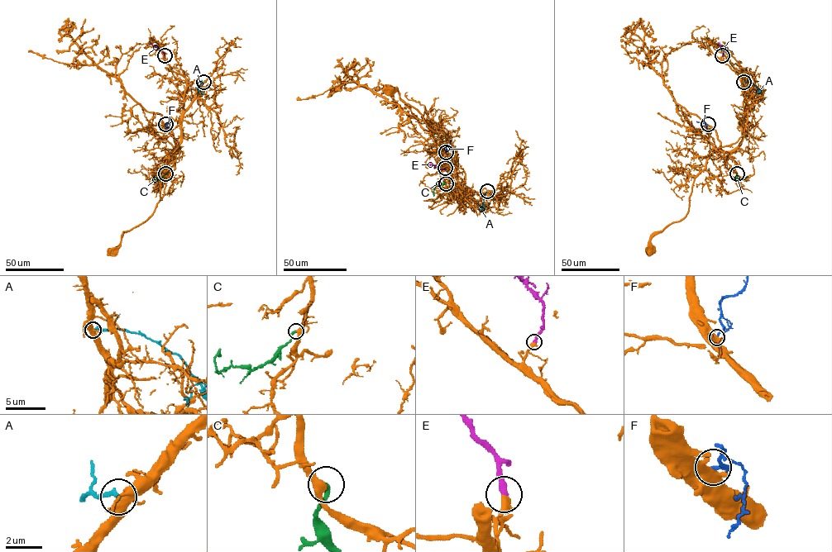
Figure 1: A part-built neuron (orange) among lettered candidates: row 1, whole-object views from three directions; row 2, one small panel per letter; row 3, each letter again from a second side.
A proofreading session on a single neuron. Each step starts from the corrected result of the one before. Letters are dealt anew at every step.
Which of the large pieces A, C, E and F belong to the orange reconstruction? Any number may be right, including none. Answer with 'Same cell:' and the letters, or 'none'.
Same cell: C, E

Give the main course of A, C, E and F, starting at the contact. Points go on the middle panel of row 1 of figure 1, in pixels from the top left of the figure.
A: (487, 191), (480, 207), (485, 206)
C: (446, 183), (437, 183), (433, 196)
E: (445, 168), (441, 169), (429, 164)
F: (446, 152), (450, 140)

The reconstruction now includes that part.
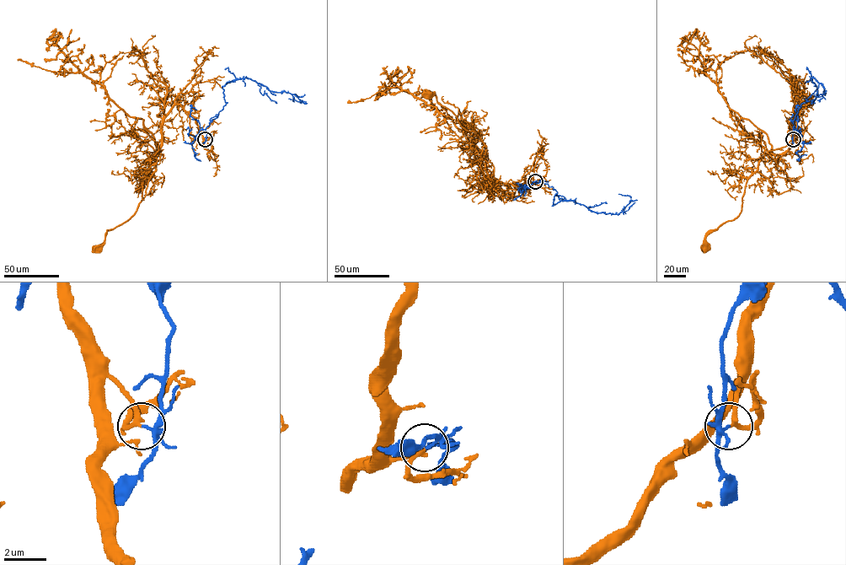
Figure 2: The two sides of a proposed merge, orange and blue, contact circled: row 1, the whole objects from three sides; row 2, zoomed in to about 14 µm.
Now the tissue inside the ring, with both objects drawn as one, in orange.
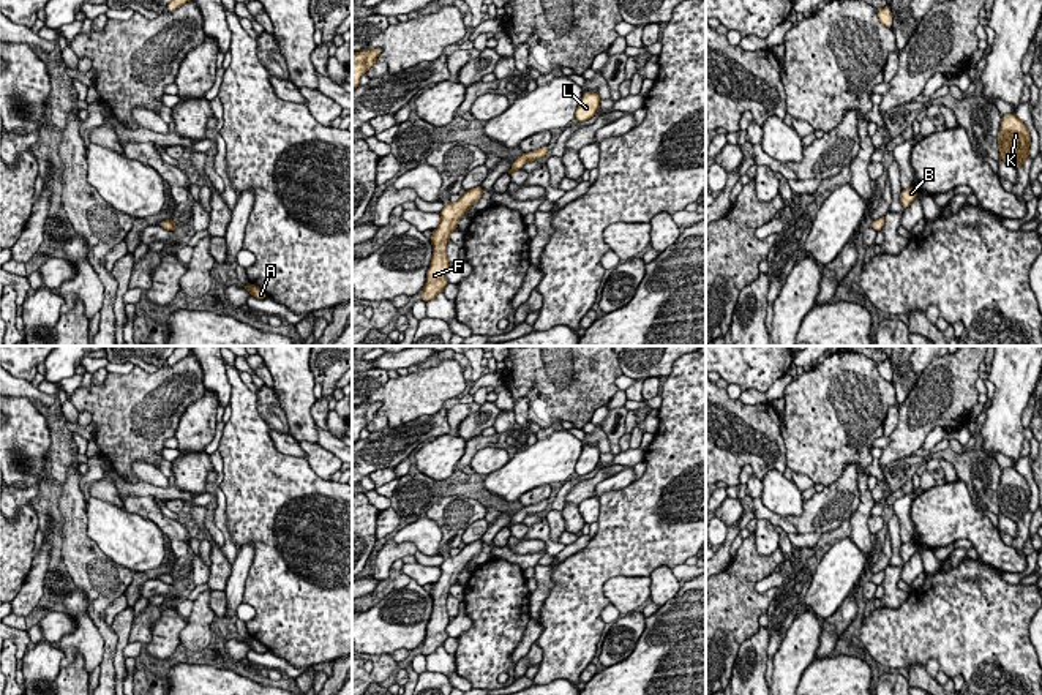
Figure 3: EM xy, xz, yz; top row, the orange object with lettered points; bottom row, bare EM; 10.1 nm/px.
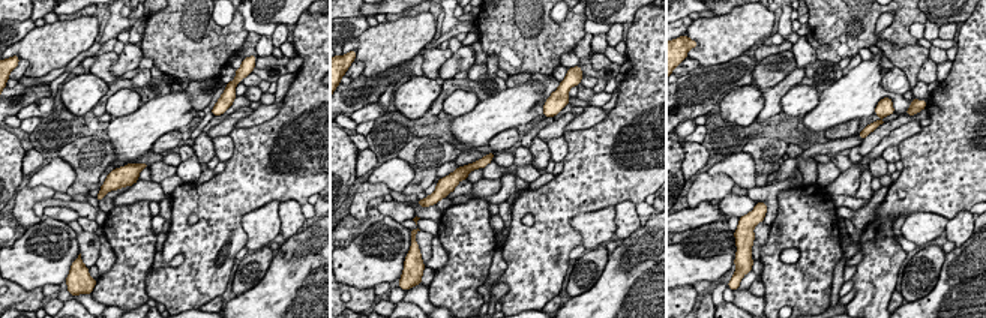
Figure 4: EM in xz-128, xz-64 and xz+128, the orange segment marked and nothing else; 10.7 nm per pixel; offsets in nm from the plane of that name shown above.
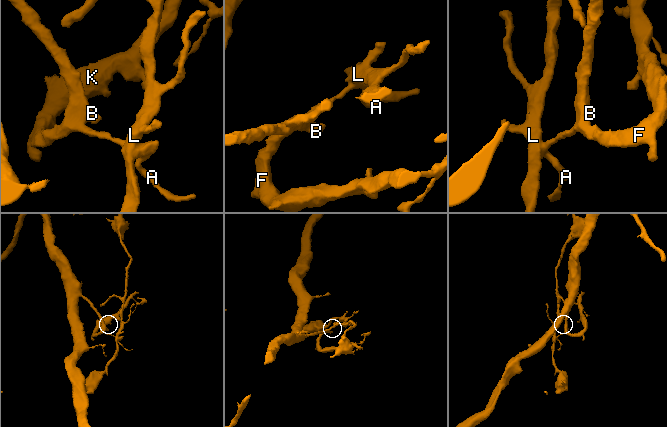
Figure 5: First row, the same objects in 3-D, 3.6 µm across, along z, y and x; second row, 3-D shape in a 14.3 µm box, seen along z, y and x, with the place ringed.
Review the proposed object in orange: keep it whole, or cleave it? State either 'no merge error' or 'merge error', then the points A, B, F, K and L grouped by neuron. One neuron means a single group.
merge error | A L / B F K

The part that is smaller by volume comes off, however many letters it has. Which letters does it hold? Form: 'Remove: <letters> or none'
Remove: A, L

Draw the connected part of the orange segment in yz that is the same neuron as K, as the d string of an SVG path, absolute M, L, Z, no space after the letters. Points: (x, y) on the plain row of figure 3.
M1015 468L1003 469L998 486L999 513L1020 521L1029 512L1029 498L1028 480Z

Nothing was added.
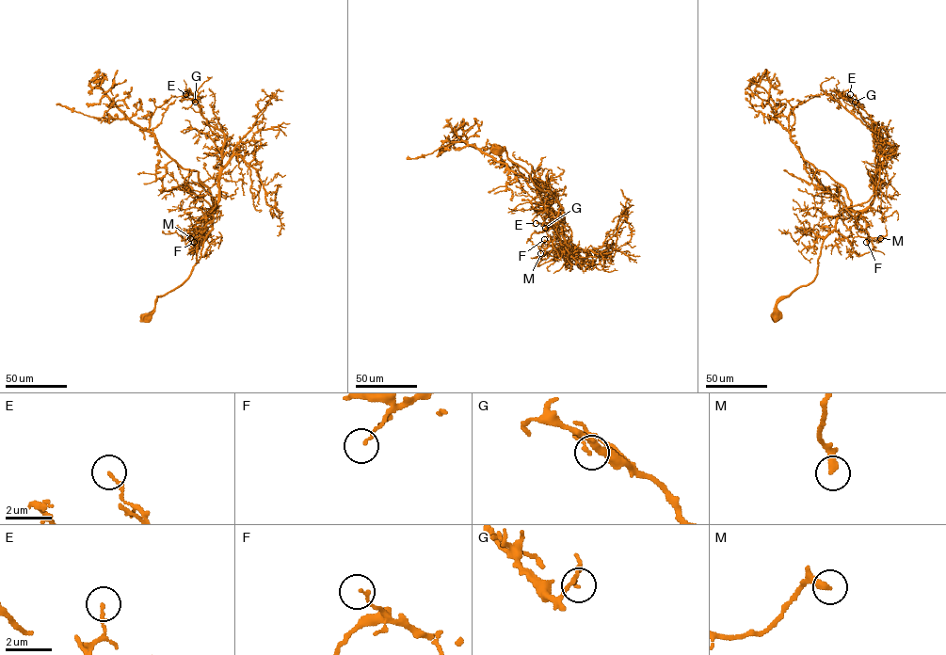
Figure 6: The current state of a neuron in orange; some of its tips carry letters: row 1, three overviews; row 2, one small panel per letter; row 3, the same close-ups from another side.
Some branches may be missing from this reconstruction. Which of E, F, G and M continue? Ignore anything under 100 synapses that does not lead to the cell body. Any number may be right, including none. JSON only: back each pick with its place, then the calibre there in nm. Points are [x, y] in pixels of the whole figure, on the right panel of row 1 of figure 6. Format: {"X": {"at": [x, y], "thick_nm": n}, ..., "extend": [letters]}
{"extend": []}

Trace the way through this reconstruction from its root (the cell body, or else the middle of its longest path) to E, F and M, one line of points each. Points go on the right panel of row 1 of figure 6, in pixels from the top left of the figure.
E: (777, 316), (777, 304), (815, 278), (836, 219), (873, 197), (873, 130), (851, 112), (850, 94)
F: (777, 316), (777, 304), (815, 278), (823, 241), (843, 212), (857, 212), (864, 219), (866, 242)
M: (777, 316), (777, 304), (815, 278), (823, 241), (843, 212), (859, 213), (866, 223), (868, 240), (880, 238)

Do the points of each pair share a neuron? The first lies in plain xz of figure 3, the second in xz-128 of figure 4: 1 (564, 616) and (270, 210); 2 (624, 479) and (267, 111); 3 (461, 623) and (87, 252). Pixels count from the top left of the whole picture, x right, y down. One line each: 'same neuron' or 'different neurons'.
1: different neurons
2: same neuron
3: different neurons

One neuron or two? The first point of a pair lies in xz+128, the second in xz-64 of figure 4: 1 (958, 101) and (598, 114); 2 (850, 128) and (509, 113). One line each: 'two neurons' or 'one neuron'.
1: two neurons
2: two neurons

